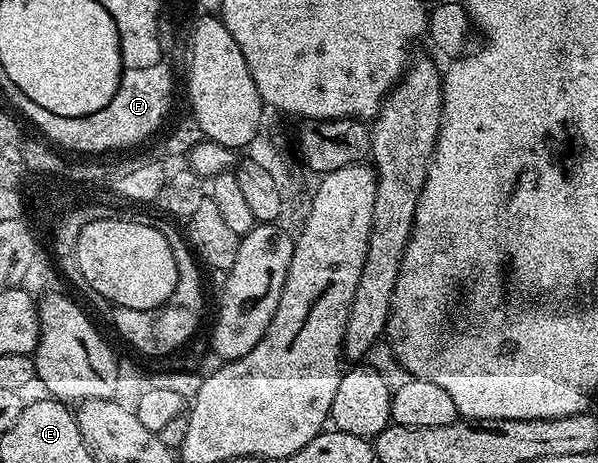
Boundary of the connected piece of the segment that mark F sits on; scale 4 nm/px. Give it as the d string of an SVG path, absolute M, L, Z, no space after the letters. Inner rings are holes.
M162 61L148 69L122 70L115 97L111 97L101 115L93 115L93 119L77 119L77 123L57 119L57 135L61 135L61 141L56 146L63 149L69 143L65 151L73 153L73 143L85 143L85 147L101 147L101 143L105 143L109 153L116 153L120 147L133 147L148 135L155 134L168 117L169 106L173 103L173 71L167 63Z

